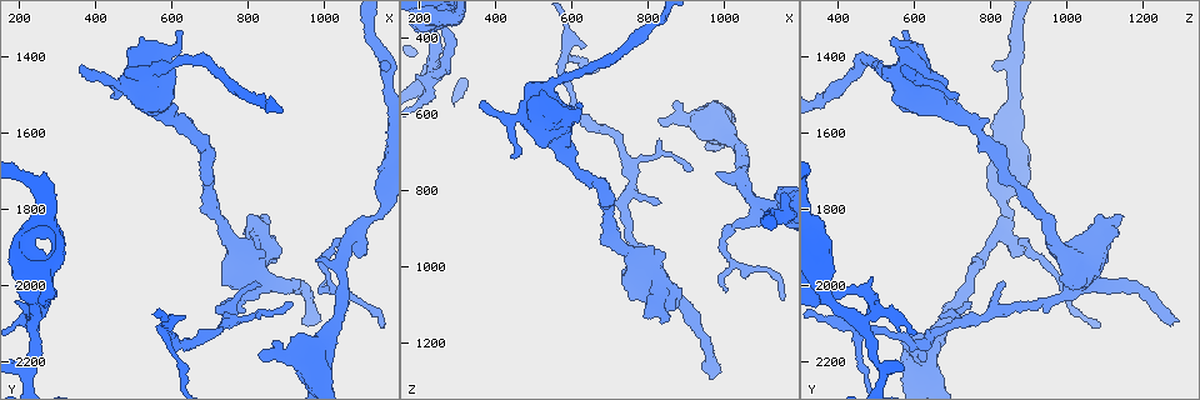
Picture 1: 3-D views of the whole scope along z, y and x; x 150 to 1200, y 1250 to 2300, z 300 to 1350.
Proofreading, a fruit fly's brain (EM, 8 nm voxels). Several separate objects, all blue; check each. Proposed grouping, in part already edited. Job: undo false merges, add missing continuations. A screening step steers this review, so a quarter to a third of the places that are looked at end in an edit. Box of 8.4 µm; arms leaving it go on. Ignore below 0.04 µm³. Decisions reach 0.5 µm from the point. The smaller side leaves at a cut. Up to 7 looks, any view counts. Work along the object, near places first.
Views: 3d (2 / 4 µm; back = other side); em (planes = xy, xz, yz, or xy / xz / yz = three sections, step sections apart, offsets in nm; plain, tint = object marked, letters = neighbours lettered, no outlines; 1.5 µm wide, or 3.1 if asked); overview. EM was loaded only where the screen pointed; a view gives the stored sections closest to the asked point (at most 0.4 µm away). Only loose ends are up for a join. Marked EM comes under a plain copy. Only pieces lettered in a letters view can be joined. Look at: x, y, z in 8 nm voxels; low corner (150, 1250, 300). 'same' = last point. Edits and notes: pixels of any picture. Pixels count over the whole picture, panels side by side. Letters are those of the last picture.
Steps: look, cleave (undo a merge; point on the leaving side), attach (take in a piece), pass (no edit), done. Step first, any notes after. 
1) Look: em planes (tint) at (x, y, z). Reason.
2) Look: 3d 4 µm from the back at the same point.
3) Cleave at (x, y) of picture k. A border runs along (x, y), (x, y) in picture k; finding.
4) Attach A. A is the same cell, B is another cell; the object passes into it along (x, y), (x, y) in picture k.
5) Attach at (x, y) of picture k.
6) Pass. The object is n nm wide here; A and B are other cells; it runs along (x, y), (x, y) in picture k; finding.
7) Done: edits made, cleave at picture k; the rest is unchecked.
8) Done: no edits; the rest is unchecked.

Look: em planes (tint) at (1015, 1995, 1060). Free end.

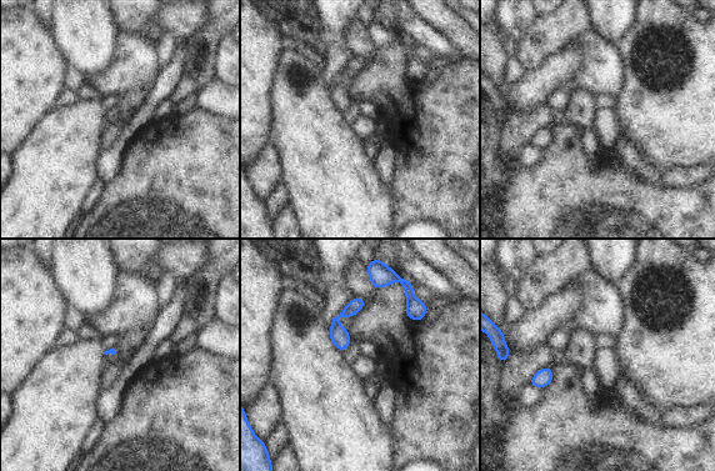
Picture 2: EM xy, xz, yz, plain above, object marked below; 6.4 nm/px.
Look: em planes (letters) at the same point. What lies round it.

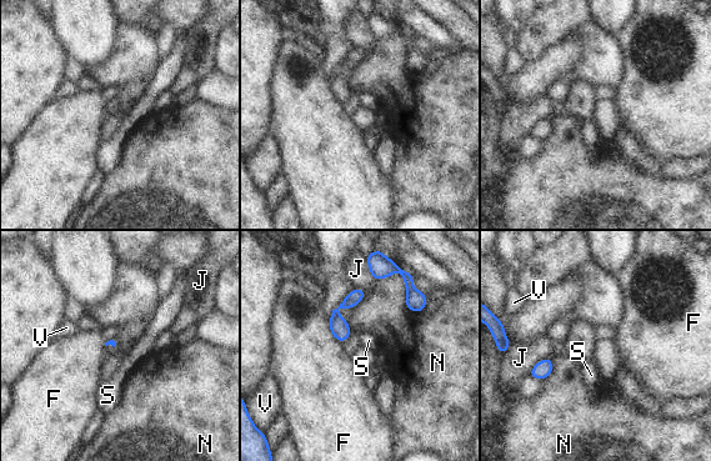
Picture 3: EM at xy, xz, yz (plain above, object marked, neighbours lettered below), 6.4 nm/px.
Pass. The longest contact is with N, 360 nm; F, J, N, S and V are other cells; a border runs along (328, 321), (330, 332), (341, 342) in picture 3; no lettered piece goes on from it.

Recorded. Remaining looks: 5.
Look: 3d 2 µm at (965, 2090, 1300). Branch stops here.

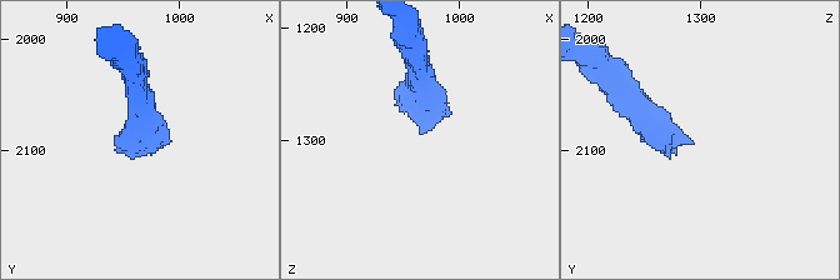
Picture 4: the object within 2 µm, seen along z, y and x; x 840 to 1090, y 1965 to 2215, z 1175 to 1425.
Look: em planes (letters) at (962, 2092, 1292). Now the EM.

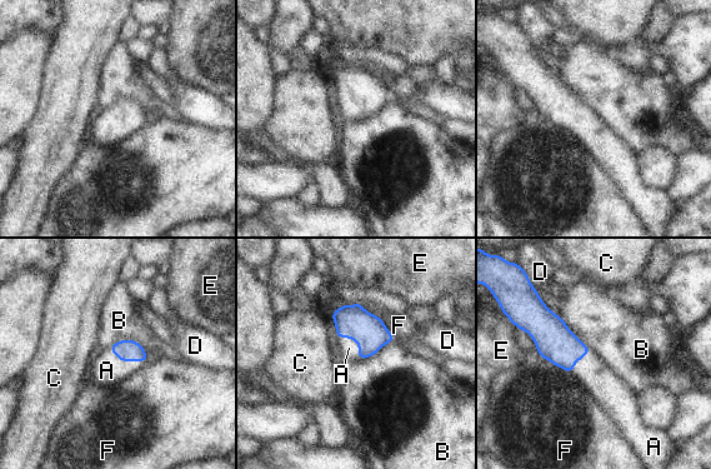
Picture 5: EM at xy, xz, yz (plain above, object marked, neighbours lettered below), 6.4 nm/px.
Attach A. The object is 140 nm wide here; A is the same cell, B, C, D, E and F are other cells; the object passes into it along (128, 350), (126, 360), (106, 370) in picture 5; it goes on there.

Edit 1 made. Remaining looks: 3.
Look: em xy step 4 (tint) at (245, 2090, 445).

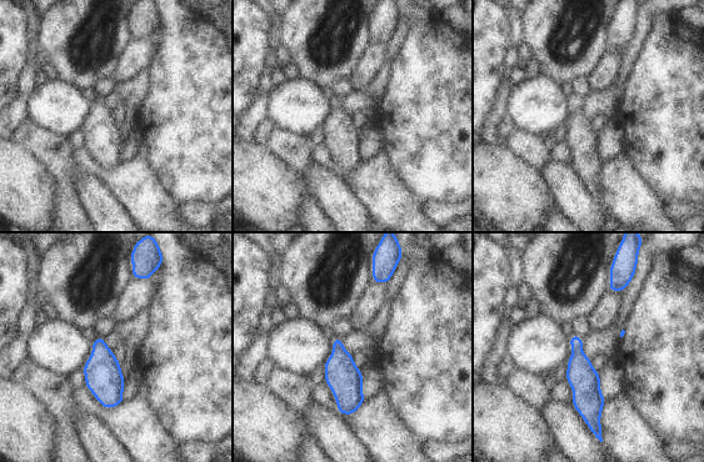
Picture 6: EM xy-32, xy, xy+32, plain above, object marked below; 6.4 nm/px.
Look: em planes (letters) at the same point. Another direction.

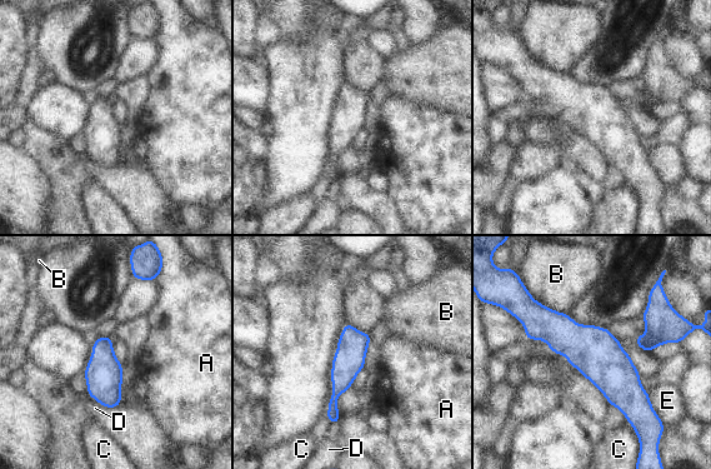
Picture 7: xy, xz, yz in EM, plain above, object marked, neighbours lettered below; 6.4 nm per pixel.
Cleave at (333, 414) of picture 7. The object is 120 nm wide here; A, B, C, D and E are other cells; a border runs along (334, 393), (338, 395) in picture 7; two neurons meet here.

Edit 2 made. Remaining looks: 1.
Done: edits made, attach at picture 5, cleave at picture 7; the rest is unchecked.

